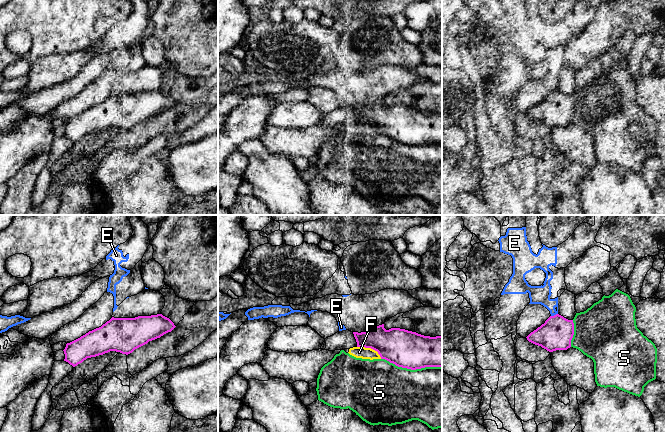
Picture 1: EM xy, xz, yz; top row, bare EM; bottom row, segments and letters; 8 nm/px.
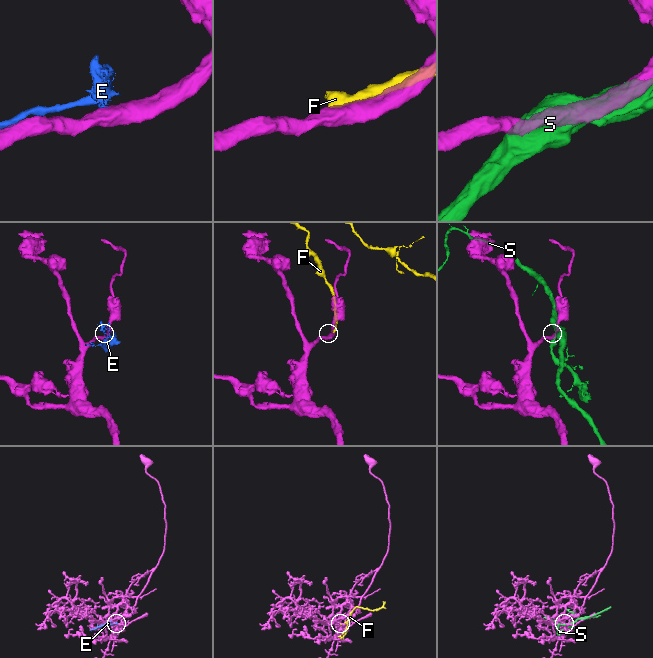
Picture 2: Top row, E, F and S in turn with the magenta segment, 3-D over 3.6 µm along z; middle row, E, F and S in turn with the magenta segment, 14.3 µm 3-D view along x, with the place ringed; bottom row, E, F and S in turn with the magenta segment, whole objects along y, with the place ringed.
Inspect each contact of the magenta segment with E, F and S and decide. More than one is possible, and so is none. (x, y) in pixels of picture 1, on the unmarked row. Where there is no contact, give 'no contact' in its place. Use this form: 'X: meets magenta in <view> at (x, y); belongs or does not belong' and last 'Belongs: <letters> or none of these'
E: meets magenta in yz at (554, 91); does not belong
F: meets magenta in xz at (370, 123); does not belong
S: meets magenta in xz at (411, 145); does not belong
Belongs: none of these

